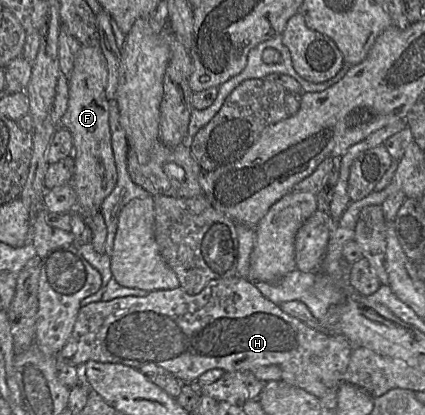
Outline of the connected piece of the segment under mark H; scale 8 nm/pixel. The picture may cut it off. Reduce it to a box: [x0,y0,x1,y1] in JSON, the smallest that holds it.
[55,275,352,398]

